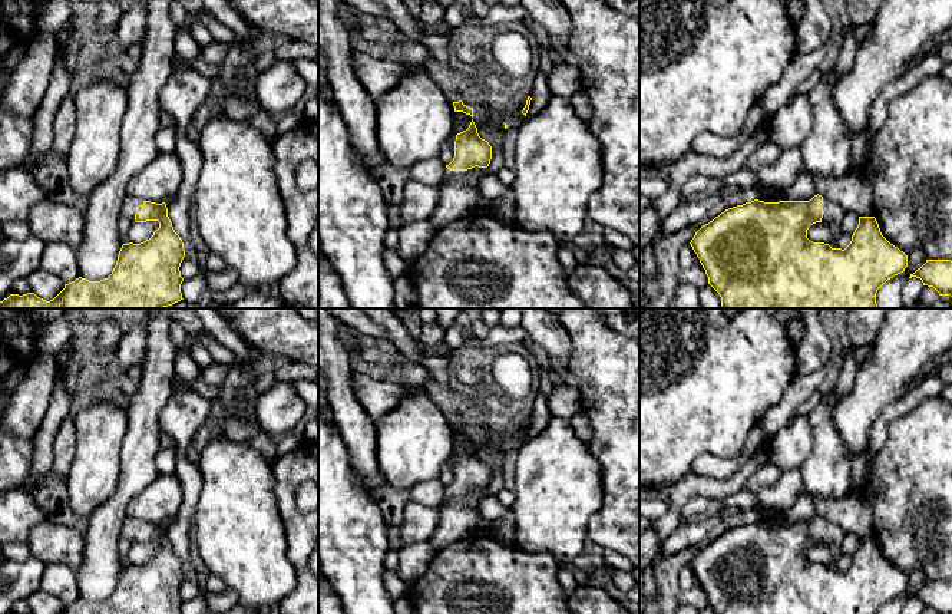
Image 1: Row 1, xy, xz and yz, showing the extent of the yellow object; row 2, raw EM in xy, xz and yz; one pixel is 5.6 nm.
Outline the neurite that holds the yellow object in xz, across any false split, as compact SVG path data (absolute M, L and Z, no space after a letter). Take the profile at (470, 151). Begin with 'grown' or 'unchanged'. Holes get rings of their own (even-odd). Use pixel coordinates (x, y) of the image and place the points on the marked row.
grown; M472 119L469 128L456 135L454 158L446 165L444 179L437 186L407 181L404 195L400 204L400 225L427 221L439 205L442 186L453 178L457 178L465 171L475 166L487 168L492 159L492 146L482 139Z

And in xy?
grown; M126 197L120 208L120 217L130 222L158 221L159 228L141 244L123 244L116 265L108 278L89 281L79 277L65 284L65 288L50 301L37 297L34 293L10 294L0 301L0 308L165 308L184 300L181 293L184 278L179 267L185 250L168 217L166 204Z

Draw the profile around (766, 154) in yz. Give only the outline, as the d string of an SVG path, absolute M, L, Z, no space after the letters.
M763 143L747 158L744 168L758 172L764 165L776 164L781 154L783 149L776 143Z

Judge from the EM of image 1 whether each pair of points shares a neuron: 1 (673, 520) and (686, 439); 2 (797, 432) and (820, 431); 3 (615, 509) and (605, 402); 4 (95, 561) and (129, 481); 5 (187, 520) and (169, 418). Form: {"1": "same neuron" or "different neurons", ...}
{"1": "different neurons", "2": "different neurons", "3": "same neuron", "4": "same neuron", "5": "same neuron"}

